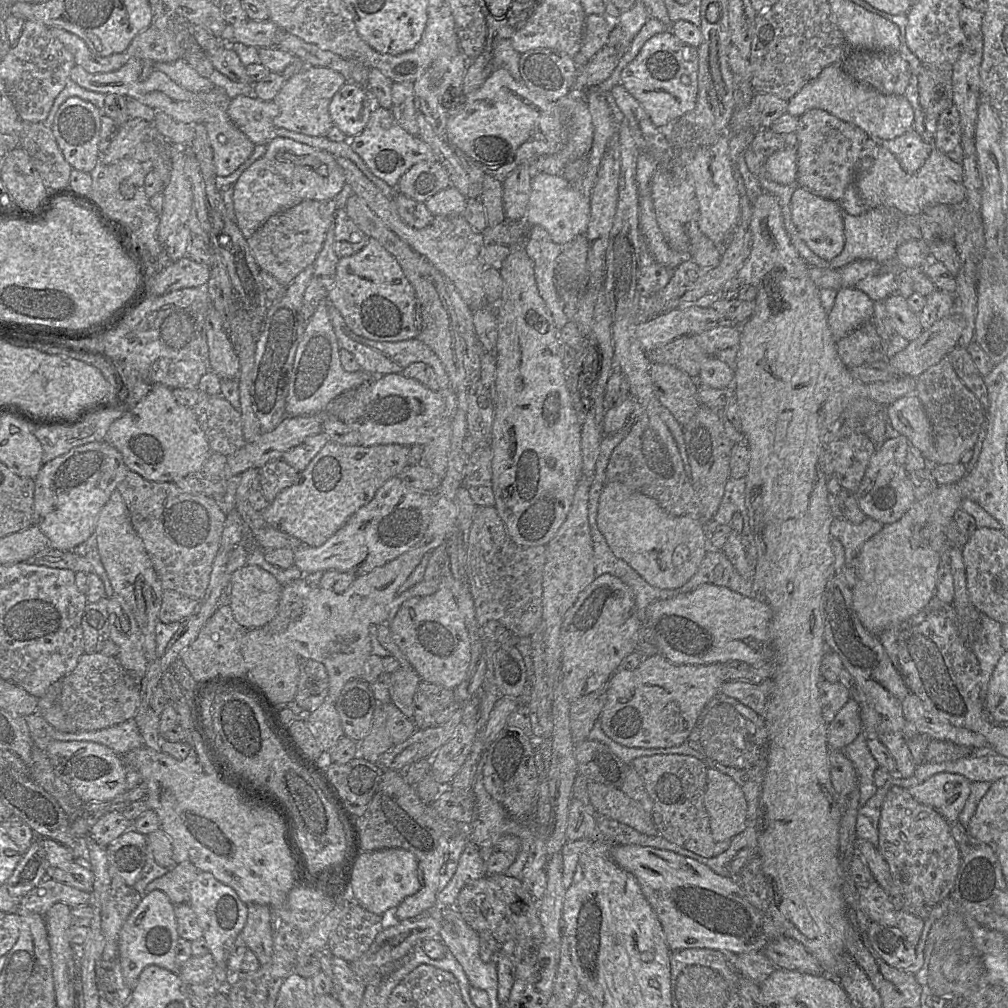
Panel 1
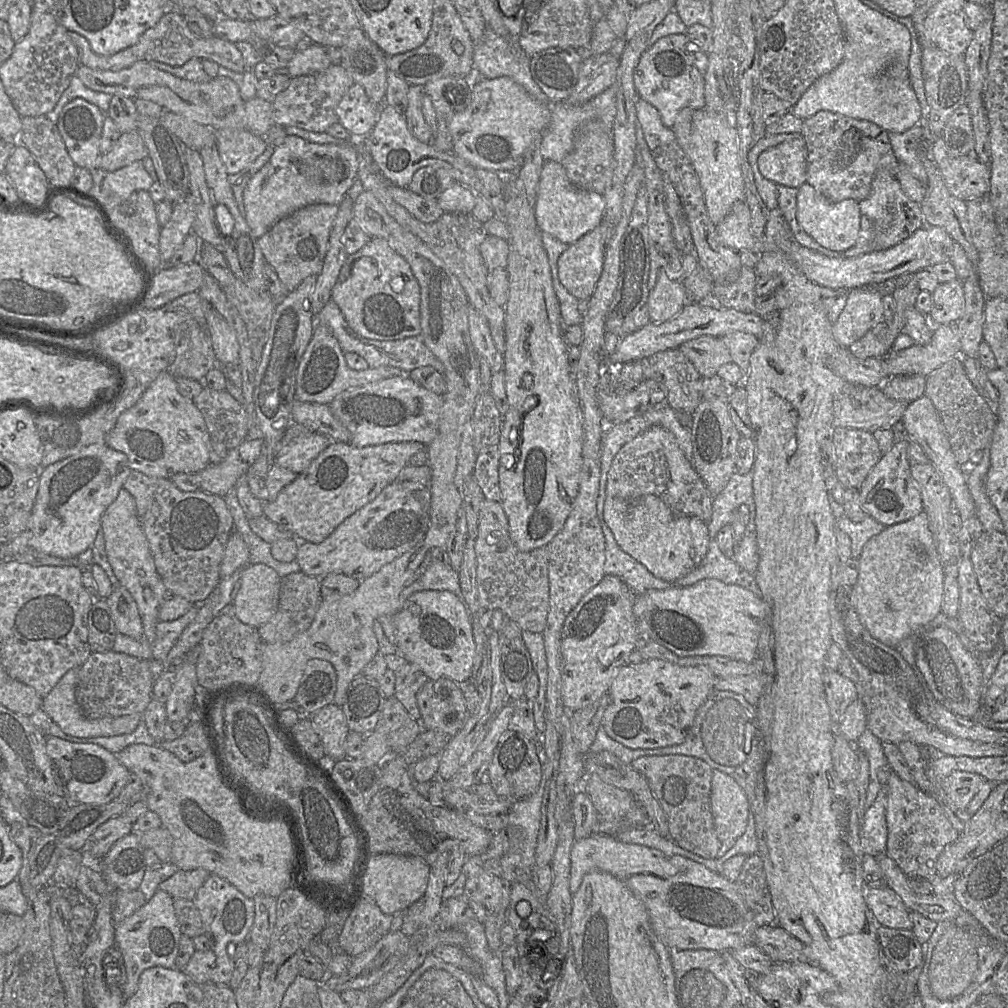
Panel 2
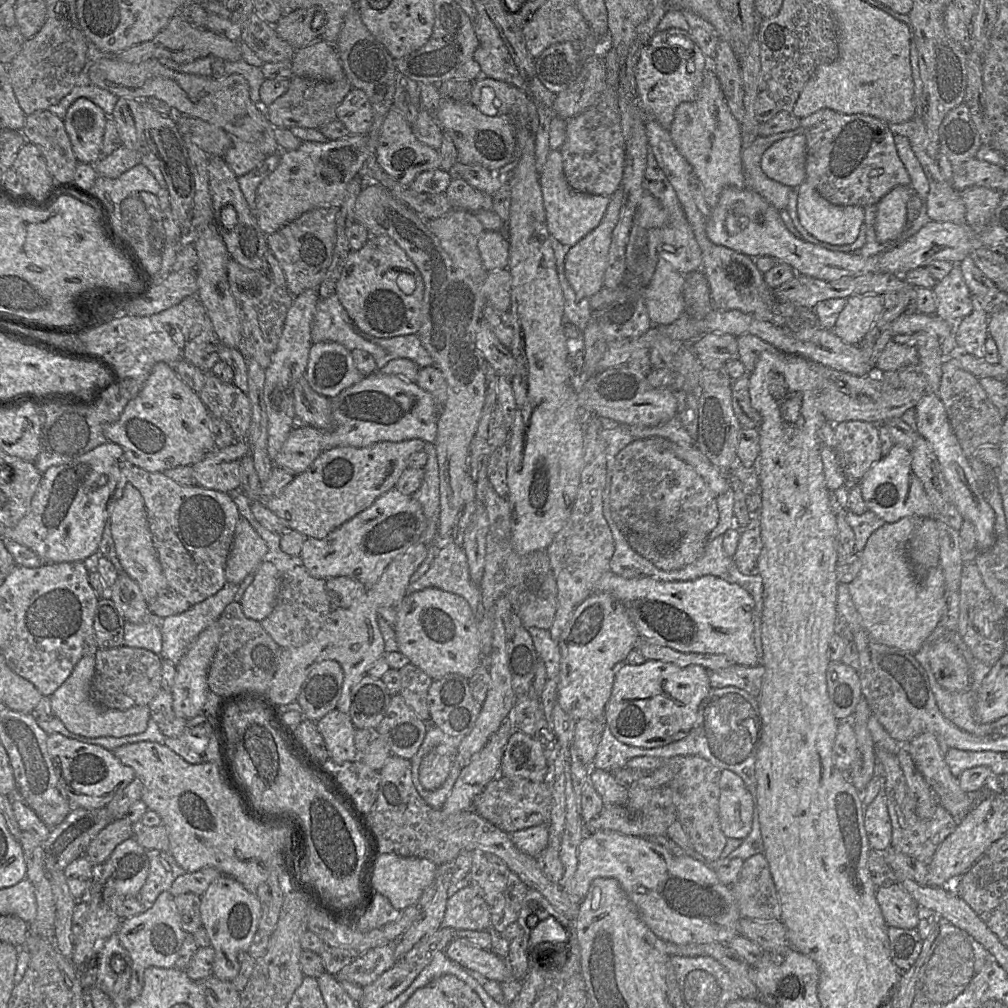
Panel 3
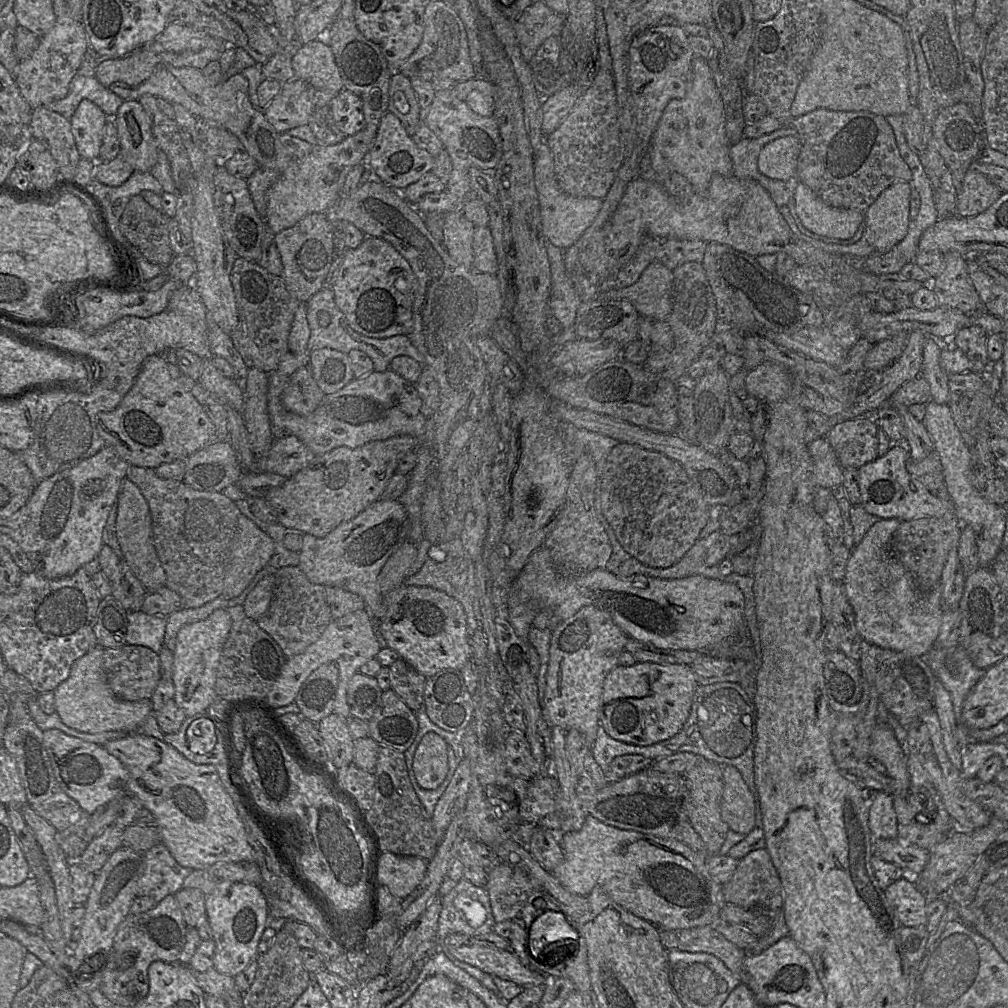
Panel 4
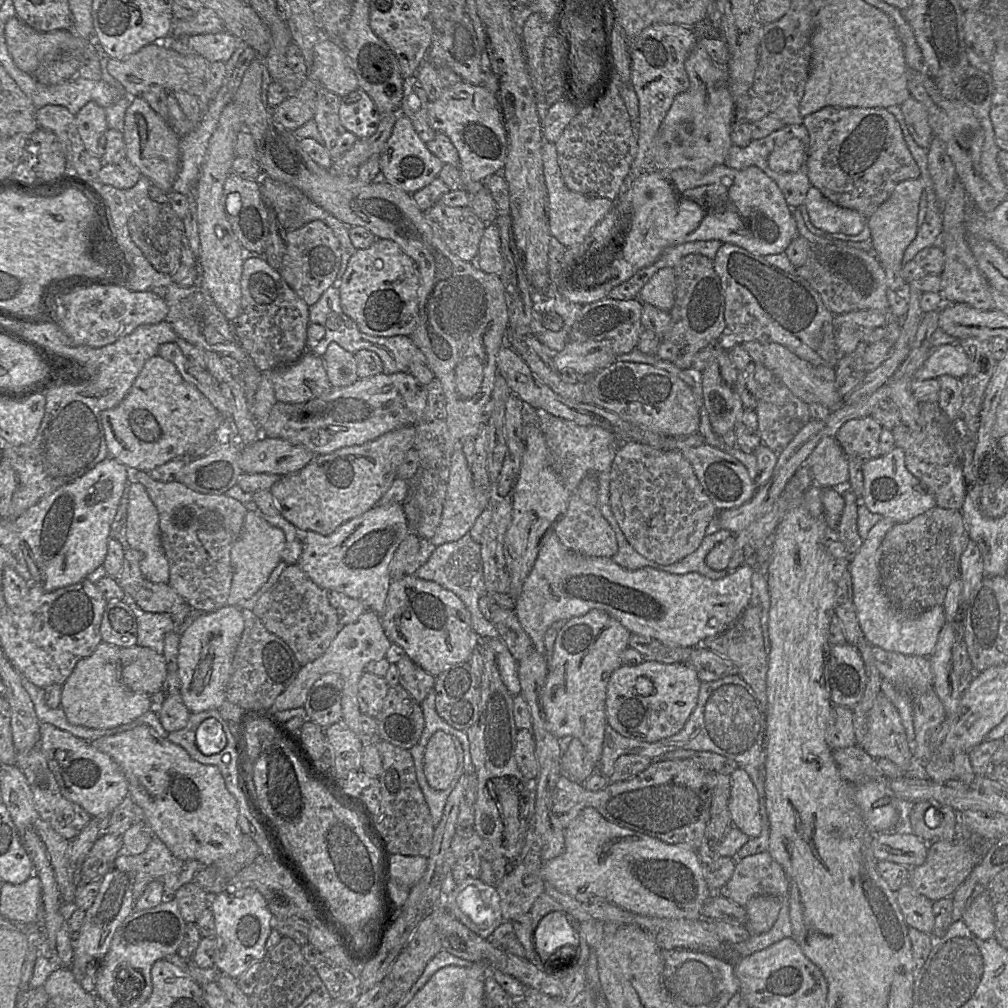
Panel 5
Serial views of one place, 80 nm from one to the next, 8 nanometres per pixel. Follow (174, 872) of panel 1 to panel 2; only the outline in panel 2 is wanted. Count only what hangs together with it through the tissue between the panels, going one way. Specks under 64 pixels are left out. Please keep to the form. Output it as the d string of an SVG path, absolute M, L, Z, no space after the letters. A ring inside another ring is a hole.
M202 868L194 870L178 870L168 879L158 885L159 890L164 890L172 898L194 900L198 889L206 881L210 873Z

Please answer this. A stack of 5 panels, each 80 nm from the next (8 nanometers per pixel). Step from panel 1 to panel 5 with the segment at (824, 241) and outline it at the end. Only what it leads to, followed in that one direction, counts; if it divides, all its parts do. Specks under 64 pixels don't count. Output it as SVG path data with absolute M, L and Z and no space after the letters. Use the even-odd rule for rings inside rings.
M813 186L807 191L803 206L811 224L827 234L852 236L860 233L865 226L866 219L861 213L832 203Z

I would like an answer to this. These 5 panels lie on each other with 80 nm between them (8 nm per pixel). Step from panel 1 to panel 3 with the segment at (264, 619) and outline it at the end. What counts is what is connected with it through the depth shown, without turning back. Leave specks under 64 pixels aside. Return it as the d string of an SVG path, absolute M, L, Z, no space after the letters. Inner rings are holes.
M263 561L253 576L239 603L247 618L262 622L274 609L282 574L271 562Z

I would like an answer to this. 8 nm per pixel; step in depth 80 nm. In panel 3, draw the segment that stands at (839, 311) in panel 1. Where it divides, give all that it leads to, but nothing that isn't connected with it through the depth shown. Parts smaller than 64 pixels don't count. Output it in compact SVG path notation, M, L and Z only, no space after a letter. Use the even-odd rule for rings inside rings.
M880 295L851 296L832 331L844 343L858 345L883 311L883 300Z

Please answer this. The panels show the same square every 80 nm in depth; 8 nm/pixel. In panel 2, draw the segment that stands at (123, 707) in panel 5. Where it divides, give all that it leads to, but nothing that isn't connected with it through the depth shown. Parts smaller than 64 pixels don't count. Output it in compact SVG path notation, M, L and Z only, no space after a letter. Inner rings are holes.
M79 668L70 669L42 699L41 709L50 717L53 723L67 735L77 738L111 737L132 733L142 720L142 714L131 714L117 718L101 718L90 720L81 712L75 698L79 681Z

